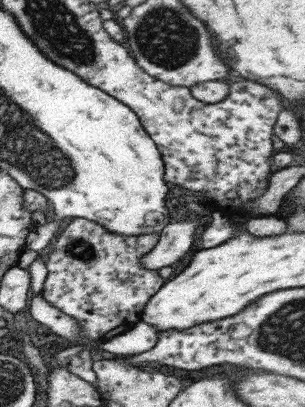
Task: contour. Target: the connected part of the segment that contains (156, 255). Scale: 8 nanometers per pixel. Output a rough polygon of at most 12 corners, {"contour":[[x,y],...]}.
{"contour":[[197,217],[167,224],[142,268],[158,271],[193,248]]}

